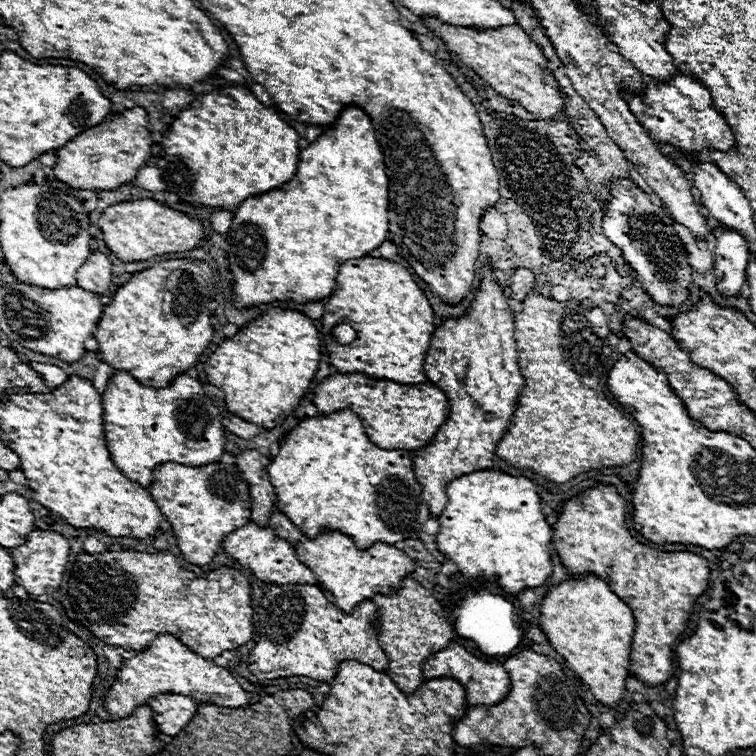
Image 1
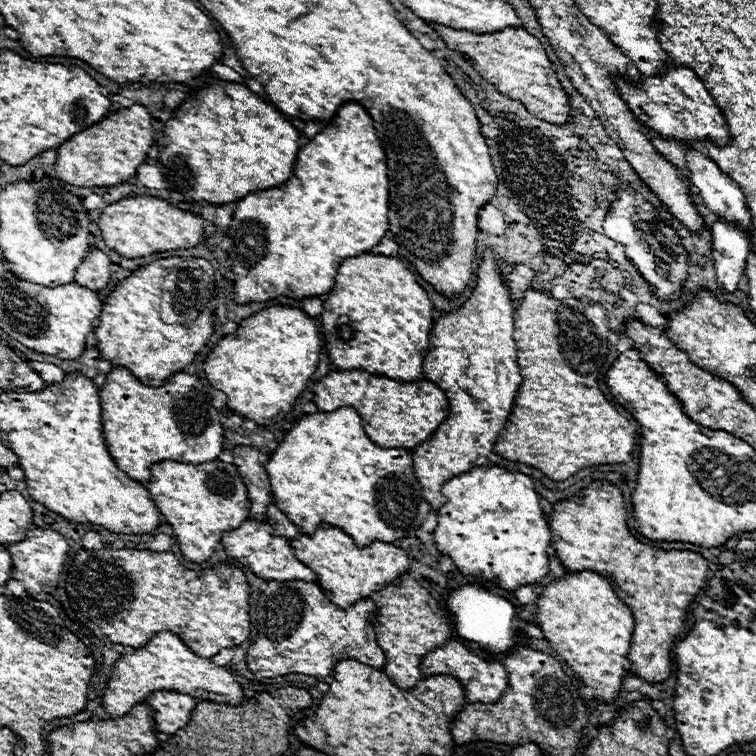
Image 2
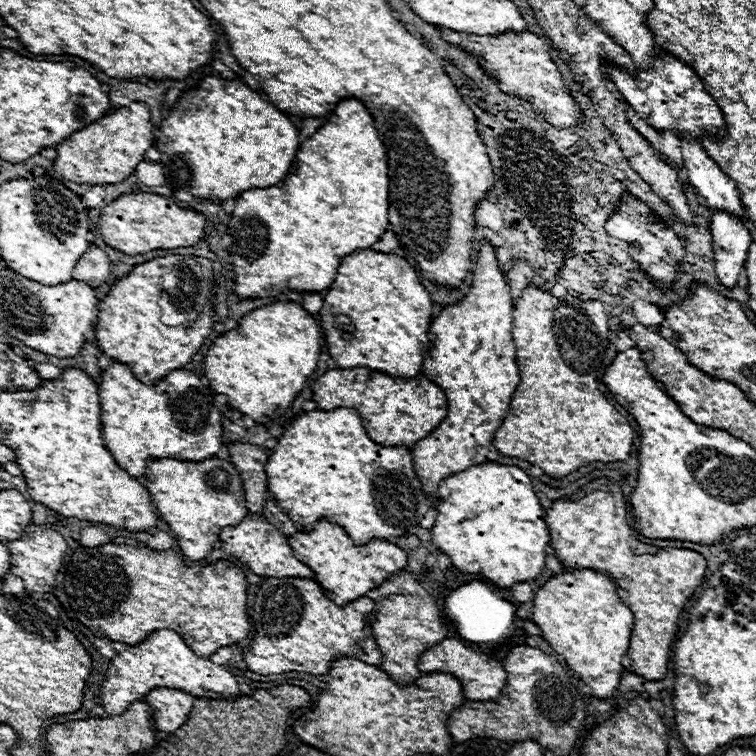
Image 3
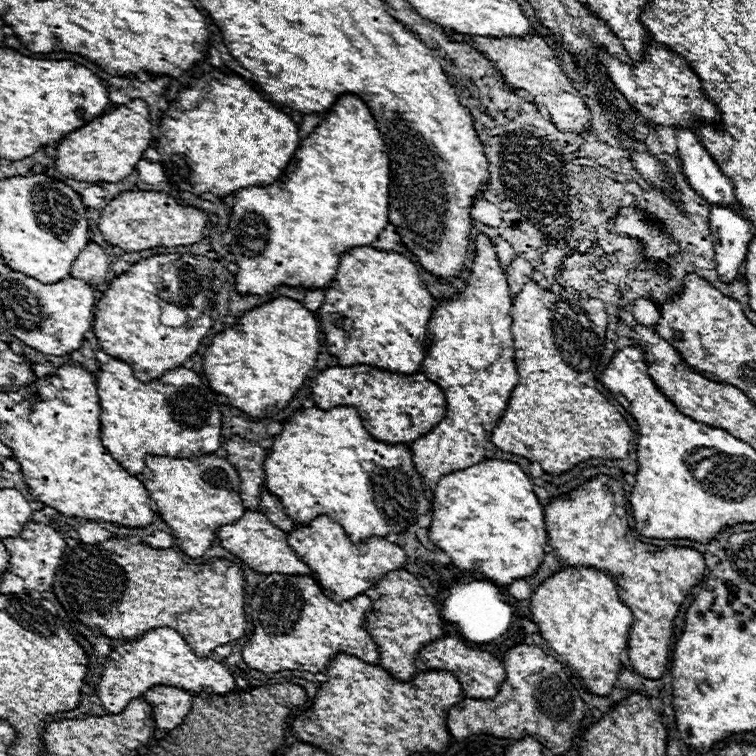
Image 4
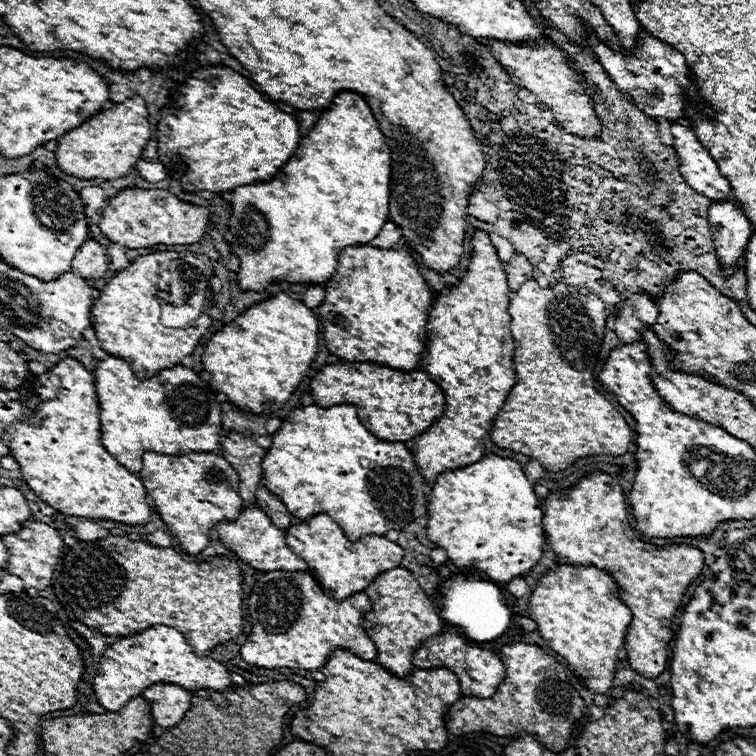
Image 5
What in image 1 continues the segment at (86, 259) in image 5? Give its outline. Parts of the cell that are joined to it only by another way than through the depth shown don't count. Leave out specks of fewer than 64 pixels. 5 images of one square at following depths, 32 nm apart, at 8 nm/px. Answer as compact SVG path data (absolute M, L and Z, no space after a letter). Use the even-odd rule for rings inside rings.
M92 252L88 262L84 262L78 268L76 274L76 282L78 286L94 292L94 294L102 294L110 288L112 282L112 262L108 260L106 254L102 252Z

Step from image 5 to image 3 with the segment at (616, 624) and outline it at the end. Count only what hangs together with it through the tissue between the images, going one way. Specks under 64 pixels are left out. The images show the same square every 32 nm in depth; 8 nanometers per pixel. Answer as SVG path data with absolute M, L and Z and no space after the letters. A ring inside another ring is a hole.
M564 570L562 574L550 578L534 596L532 600L532 622L538 624L542 638L560 654L564 656L566 664L580 674L582 682L592 688L592 694L598 698L610 698L612 692L618 688L620 674L624 670L622 656L630 644L630 630L634 626L634 616L628 606L616 594L614 582L608 576L598 574L596 570Z

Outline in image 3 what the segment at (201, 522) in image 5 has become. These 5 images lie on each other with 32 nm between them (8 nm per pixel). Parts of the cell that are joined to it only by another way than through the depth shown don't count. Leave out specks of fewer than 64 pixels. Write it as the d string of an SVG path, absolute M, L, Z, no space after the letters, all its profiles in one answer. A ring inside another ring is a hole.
M156 458L148 462L142 484L150 490L150 498L154 498L152 502L162 520L172 528L178 548L190 560L206 558L218 544L220 530L224 526L236 526L248 514L238 470L220 458L208 458L202 462Z

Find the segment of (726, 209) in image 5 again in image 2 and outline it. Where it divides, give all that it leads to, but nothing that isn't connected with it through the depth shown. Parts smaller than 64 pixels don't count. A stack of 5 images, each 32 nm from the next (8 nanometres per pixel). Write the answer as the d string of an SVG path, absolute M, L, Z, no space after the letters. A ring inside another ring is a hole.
M716 218L710 226L712 248L714 248L714 268L718 286L734 292L740 284L740 276L746 268L746 258L750 254L750 236L726 218Z

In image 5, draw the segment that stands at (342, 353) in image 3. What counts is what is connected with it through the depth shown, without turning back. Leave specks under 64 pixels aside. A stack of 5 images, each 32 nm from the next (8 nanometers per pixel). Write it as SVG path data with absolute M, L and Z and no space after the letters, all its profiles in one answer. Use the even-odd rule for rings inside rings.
M368 244L366 246L350 246L346 250L342 250L342 254L340 254L334 278L330 282L326 282L326 298L324 298L322 306L318 306L318 320L322 322L322 332L324 332L324 340L326 340L328 350L332 354L336 354L338 358L342 358L346 362L376 362L376 364L394 368L394 370L414 370L414 368L420 366L422 350L426 346L426 338L422 338L422 336L426 336L426 320L428 320L426 314L428 314L430 304L432 304L430 286L422 278L416 260L406 250L386 250L386 248L374 248L374 246L368 246Z

